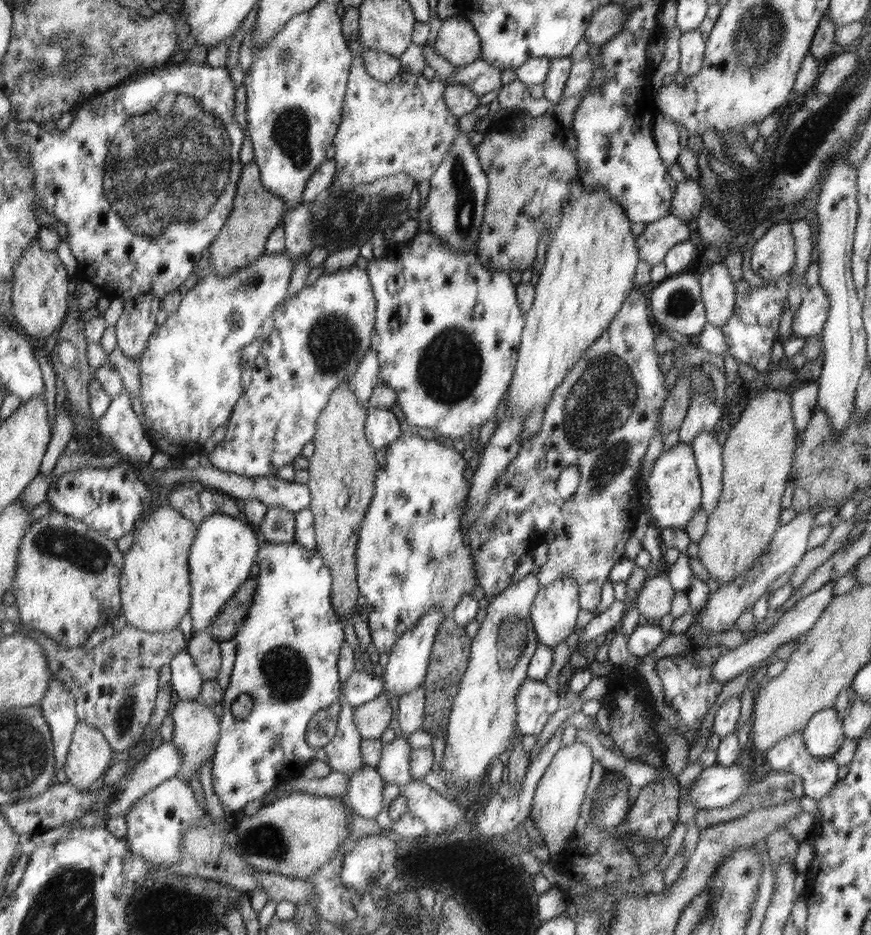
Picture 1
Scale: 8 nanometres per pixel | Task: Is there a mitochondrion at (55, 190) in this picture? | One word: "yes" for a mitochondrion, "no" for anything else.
no

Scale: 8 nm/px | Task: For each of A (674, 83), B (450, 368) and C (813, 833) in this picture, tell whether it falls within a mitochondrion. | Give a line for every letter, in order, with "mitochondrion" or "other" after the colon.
A: other
B: mitochondrion
C: other

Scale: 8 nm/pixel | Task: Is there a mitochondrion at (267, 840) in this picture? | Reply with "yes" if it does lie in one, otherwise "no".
yes

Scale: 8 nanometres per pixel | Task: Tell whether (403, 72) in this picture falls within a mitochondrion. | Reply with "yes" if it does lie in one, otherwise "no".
no

